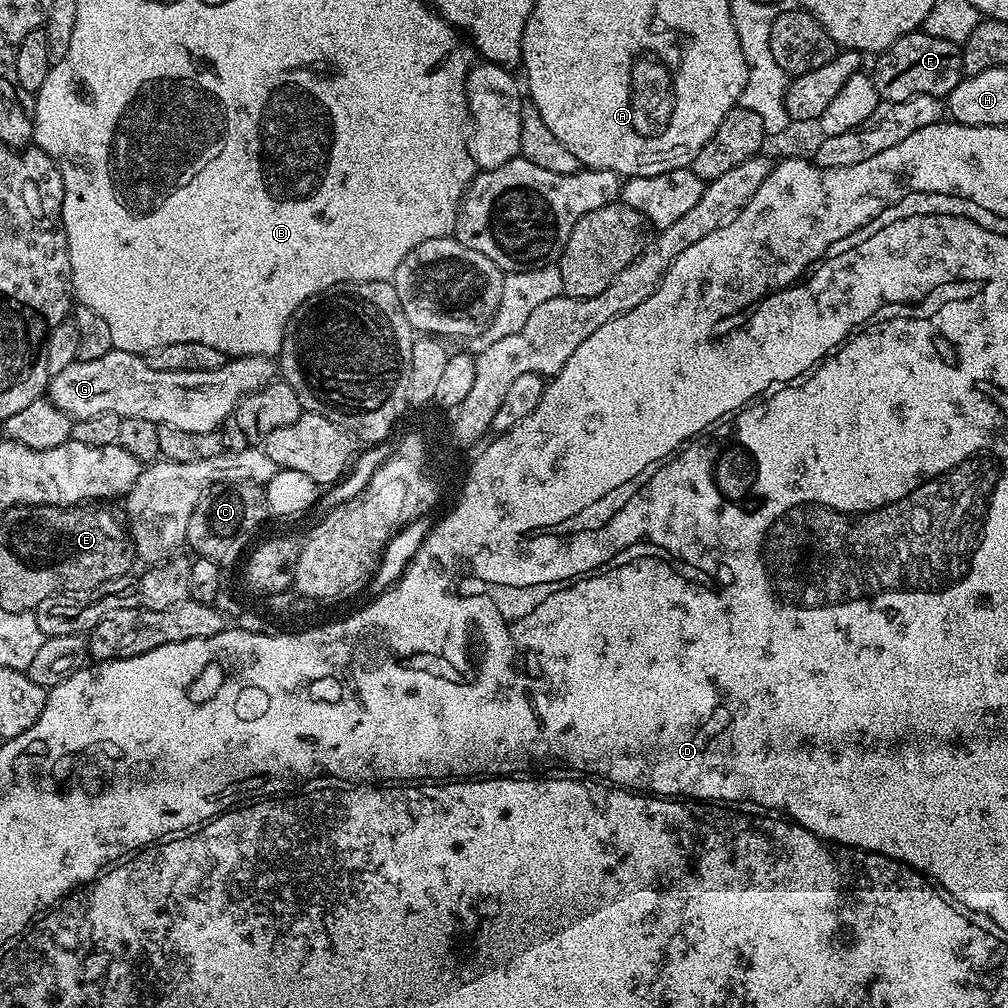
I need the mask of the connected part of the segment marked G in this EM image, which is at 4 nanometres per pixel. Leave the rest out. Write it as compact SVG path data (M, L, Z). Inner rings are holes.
M117 348L102 354L102 358L93 360L76 360L66 370L54 374L48 381L47 399L58 410L71 416L73 421L90 418L94 414L118 414L122 418L146 418L157 426L167 426L191 432L212 432L220 427L235 413L244 397L272 383L278 368L267 356L237 356L225 359L222 366L214 370L178 370L164 372L158 366L147 364L143 355L123 352Z

